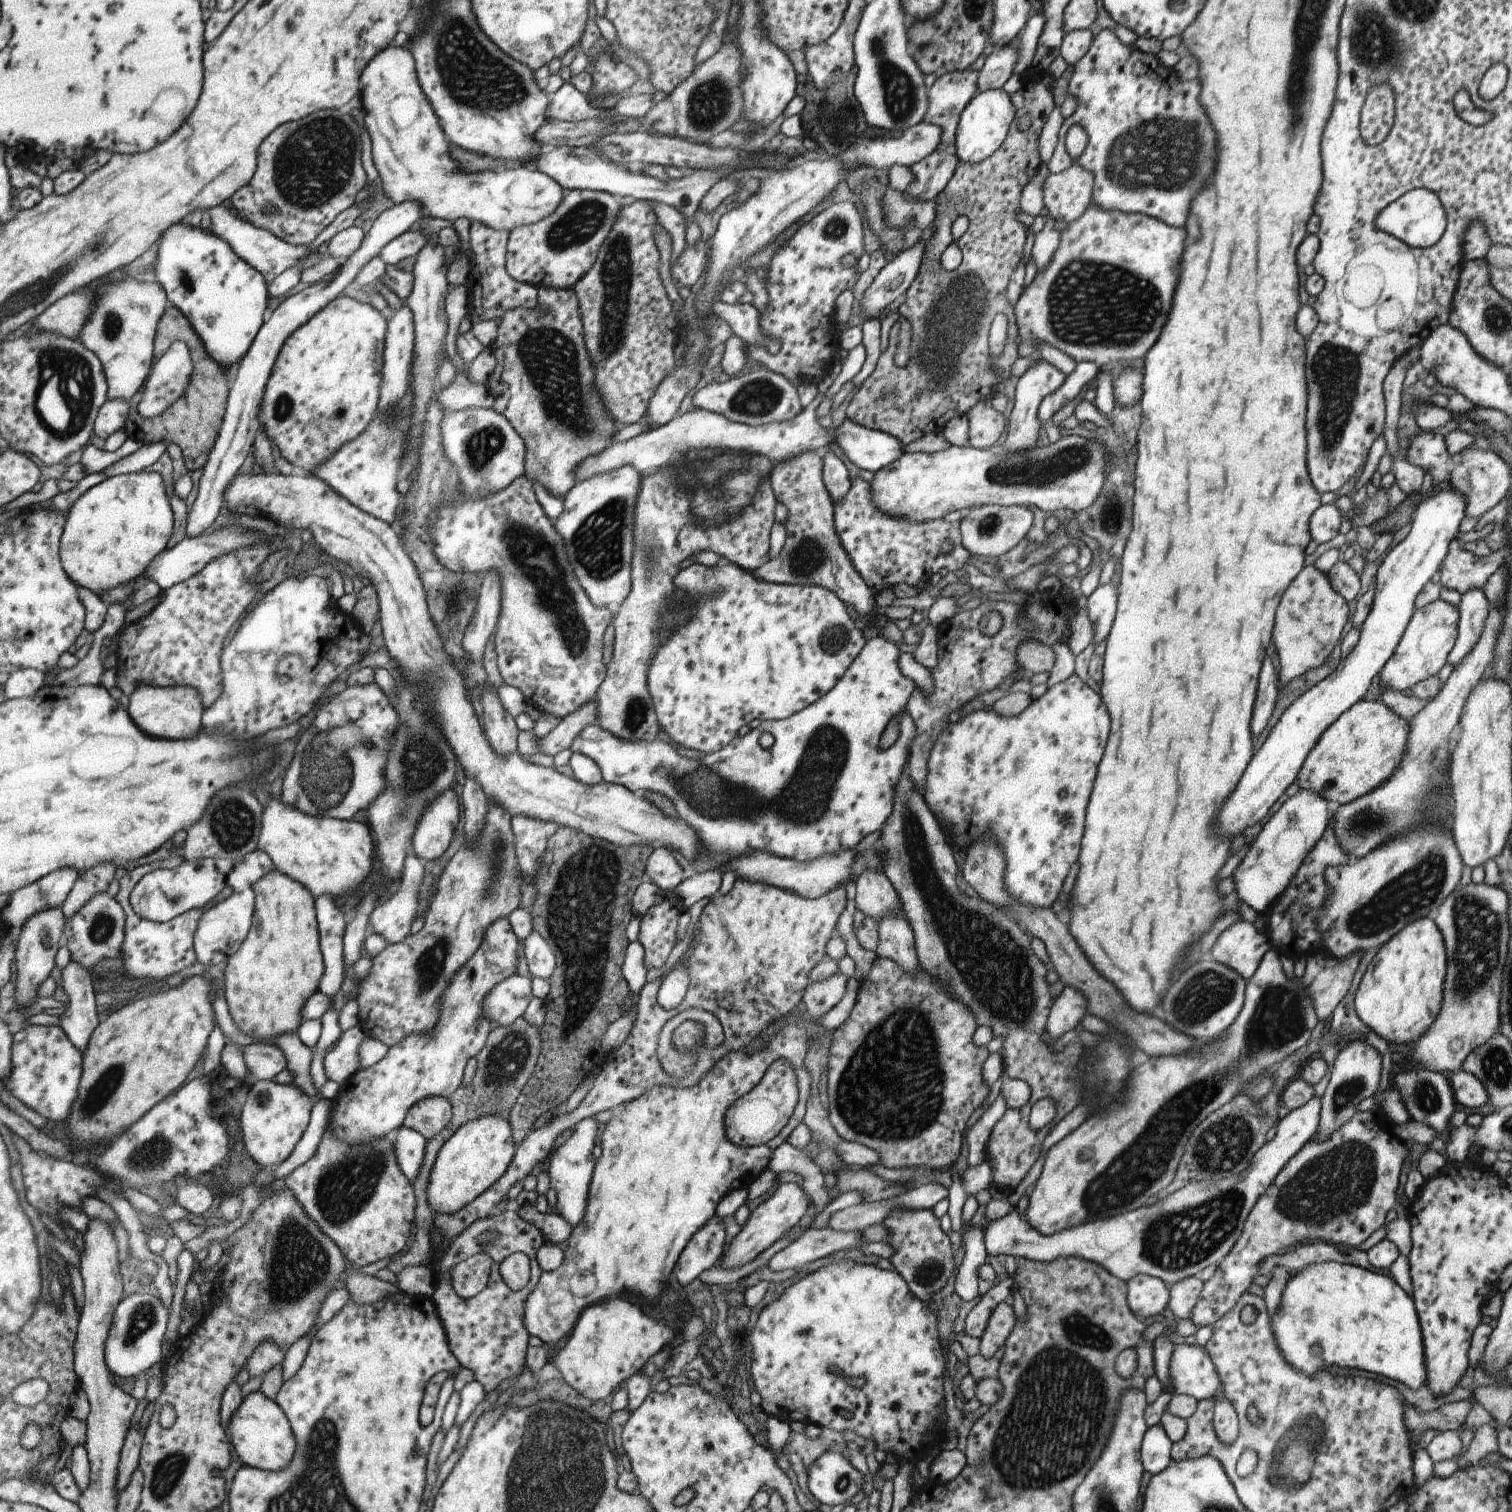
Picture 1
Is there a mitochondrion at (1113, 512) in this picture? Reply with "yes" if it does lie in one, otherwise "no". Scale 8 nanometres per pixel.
yes

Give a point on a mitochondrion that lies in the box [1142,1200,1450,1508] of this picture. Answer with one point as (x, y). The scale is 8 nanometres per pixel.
(1289, 1466)

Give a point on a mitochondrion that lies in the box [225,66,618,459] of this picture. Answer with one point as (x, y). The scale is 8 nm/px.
(314, 163)

